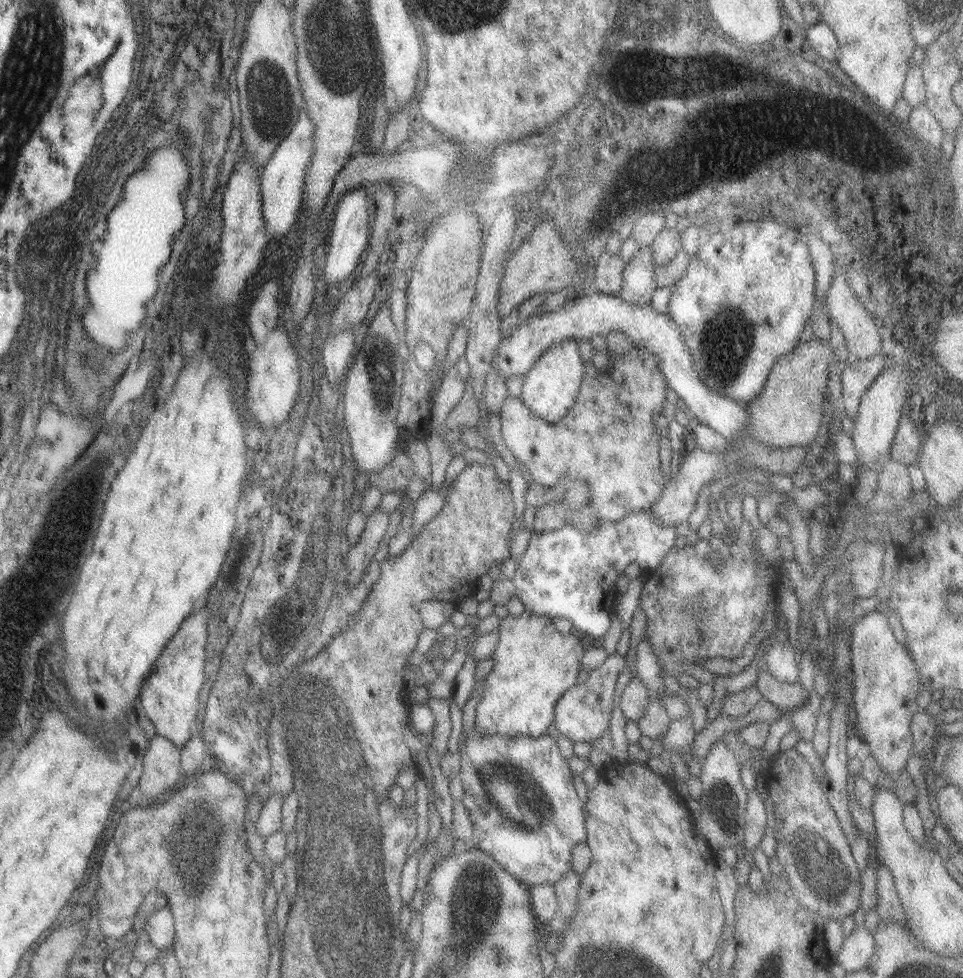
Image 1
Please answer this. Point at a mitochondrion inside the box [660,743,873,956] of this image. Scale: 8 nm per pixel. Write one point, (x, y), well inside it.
(824, 871)

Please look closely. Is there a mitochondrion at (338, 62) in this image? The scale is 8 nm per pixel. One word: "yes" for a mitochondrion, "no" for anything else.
yes

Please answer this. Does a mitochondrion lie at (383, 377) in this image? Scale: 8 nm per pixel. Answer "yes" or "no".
yes

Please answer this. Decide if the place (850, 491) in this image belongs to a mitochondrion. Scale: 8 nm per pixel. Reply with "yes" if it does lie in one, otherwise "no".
no

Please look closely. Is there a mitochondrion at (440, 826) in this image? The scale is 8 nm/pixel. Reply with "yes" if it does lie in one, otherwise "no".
no

